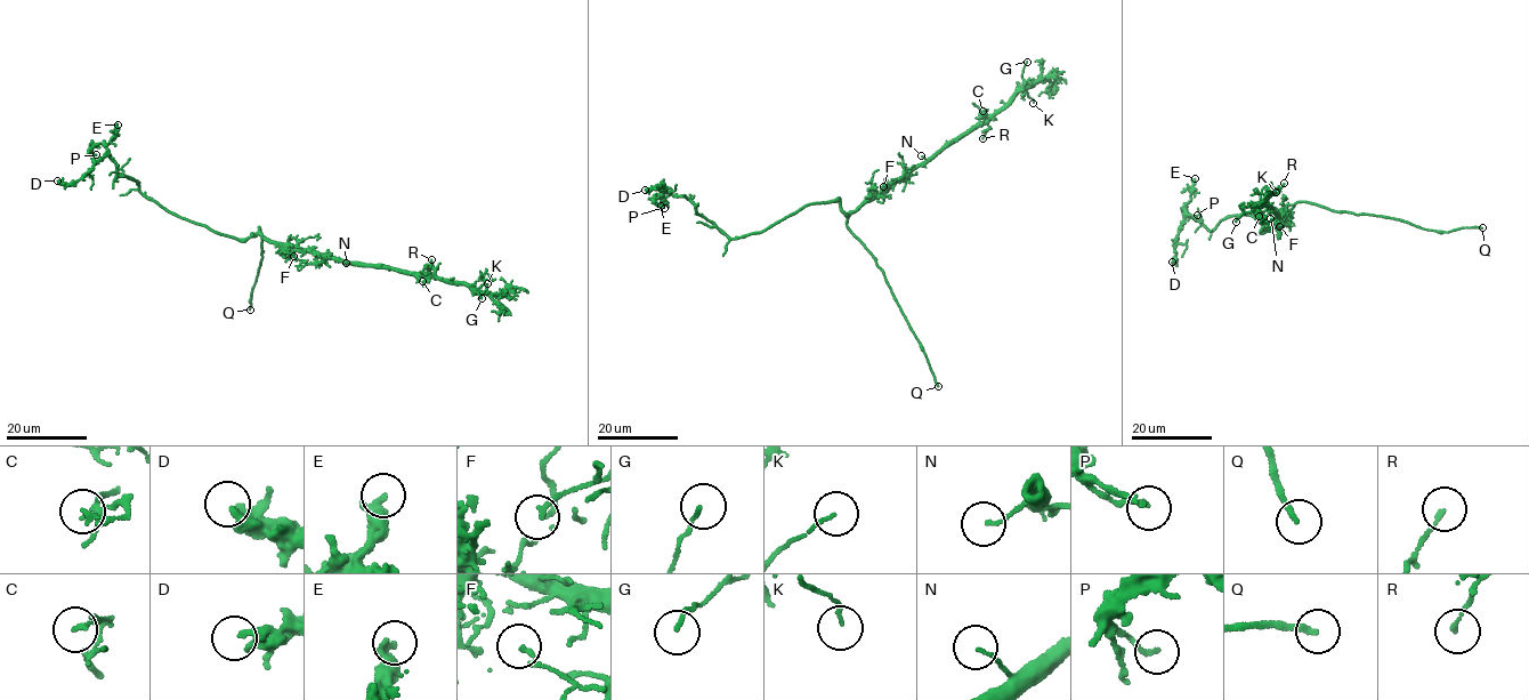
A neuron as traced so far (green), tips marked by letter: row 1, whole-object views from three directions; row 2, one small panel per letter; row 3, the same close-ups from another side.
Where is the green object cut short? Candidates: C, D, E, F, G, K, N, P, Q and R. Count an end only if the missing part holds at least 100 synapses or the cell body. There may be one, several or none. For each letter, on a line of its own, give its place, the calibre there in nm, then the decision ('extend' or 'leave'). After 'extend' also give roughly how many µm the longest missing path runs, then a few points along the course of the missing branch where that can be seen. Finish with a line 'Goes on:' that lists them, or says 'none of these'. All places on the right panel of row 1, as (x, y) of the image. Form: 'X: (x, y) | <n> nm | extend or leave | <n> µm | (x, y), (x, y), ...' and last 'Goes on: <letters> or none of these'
C: (1259, 216) | 180 nm | leave
D: (1172, 262) | 280 nm | leave
E: (1195, 178) | 360 nm | leave
F: (1279, 226) | 150 nm | leave
G: (1236, 222) | 110 nm | leave
K: (1276, 192) | 110 nm | leave
N: (1270, 218) | 100 nm | leave
P: (1197, 215) | 150 nm | leave
Q: (1482, 227) | 200 nm | extend | 10 µm | (1482, 227), (1519, 225)
R: (1284, 183) | 130 nm | leave
Goes on: Q

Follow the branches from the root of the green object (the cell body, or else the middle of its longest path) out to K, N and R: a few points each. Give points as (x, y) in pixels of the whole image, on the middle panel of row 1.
K: (846, 212), (851, 214), (873, 200), (973, 130), (1024, 88), (1033, 103)
N: (846, 212), (851, 214), (900, 179), (925, 160), (921, 155)
R: (846, 212), (851, 214), (873, 200), (985, 118), (988, 127), (983, 138)

